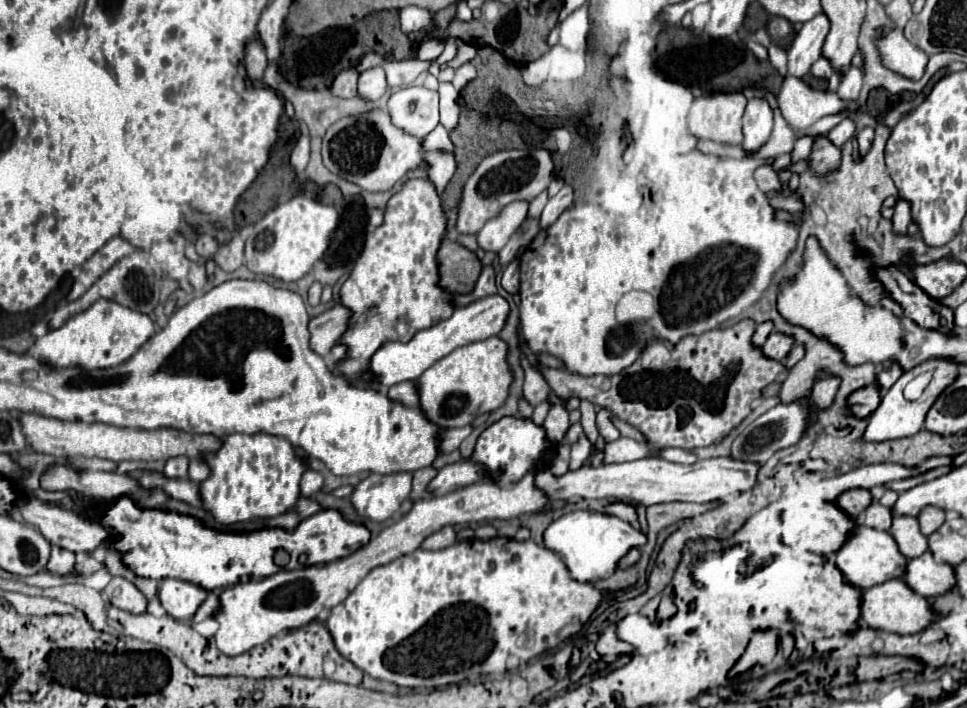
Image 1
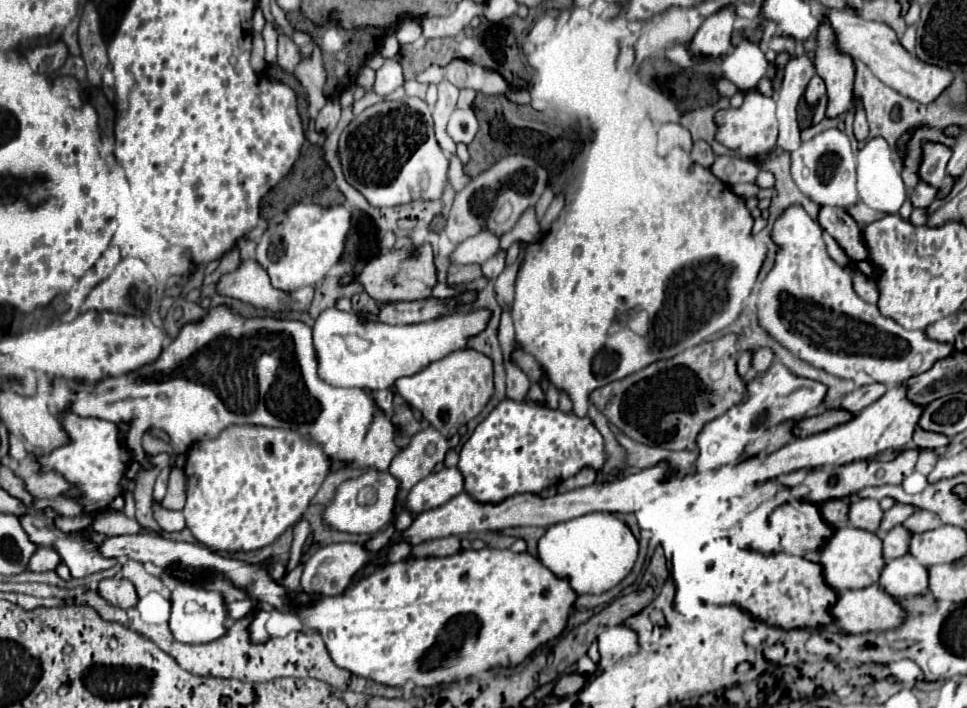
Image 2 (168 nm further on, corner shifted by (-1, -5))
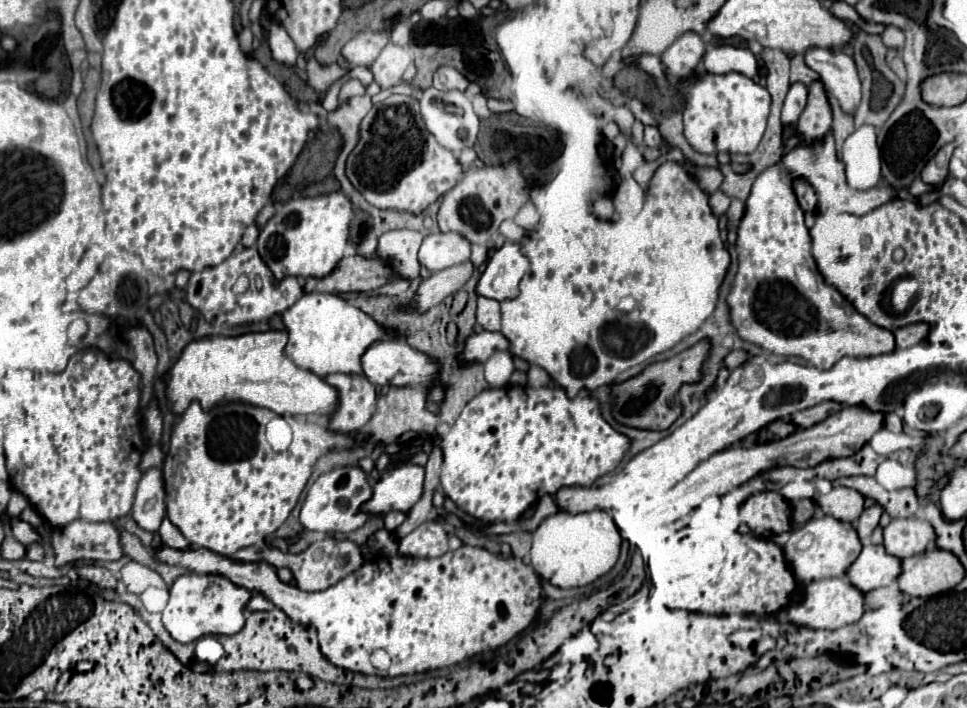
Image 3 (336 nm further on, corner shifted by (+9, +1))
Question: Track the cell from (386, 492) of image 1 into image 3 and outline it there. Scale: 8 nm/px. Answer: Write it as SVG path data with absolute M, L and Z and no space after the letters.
M344 466L334 468L322 476L306 490L306 498L300 510L300 522L306 530L320 530L320 532L352 532L364 526L366 516L358 512L358 504L370 498L370 484L366 474L358 466Z

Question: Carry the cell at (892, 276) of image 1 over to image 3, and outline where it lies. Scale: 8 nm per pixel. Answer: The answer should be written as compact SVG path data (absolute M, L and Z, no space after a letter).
M796 178L792 182L792 186L794 186L794 194L798 198L800 208L804 212L814 212L814 208L816 208L816 194L814 194L812 186L808 184L808 180L806 178Z

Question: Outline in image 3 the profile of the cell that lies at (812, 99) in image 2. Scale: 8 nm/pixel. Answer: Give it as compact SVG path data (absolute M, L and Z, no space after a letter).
M796 82L790 86L790 92L784 100L784 108L782 108L782 116L780 116L780 122L784 128L798 122L804 106L806 106L806 98L808 98L808 88L804 84Z

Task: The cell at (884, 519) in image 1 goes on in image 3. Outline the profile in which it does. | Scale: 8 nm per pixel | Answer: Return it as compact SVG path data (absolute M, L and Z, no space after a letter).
M836 486L828 494L814 494L812 500L818 506L816 515L814 515L816 518L818 516L834 516L840 522L854 522L854 520L858 520L858 516L864 510L864 496L860 492L856 492L856 490L852 490L852 488L846 488L846 486Z

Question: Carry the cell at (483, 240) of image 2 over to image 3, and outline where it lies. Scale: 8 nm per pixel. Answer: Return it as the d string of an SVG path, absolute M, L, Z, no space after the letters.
M456 232L428 234L418 250L418 262L430 272L440 272L454 264L470 260L470 242Z

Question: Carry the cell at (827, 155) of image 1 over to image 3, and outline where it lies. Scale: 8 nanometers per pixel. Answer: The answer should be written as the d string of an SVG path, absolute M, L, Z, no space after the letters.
M828 133L826 140L820 140L812 146L804 146L798 144L790 154L784 156L786 160L786 174L788 178L794 178L794 176L806 176L806 180L810 180L816 196L818 196L818 208L834 208L836 212L848 212L848 214L856 214L856 216L862 216L866 212L872 212L874 208L882 206L882 204L888 204L892 200L896 200L896 194L898 190L896 188L890 188L890 186L882 186L882 188L870 188L866 192L860 192L860 190L852 190L848 184L846 184L846 178L844 178L844 172L842 172L842 162L838 160L836 156L836 148L834 148L834 138Z

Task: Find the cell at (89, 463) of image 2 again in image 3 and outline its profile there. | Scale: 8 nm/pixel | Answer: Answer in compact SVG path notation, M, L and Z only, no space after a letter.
M76 354L70 358L68 366L60 374L40 374L34 376L30 370L22 372L20 388L16 392L16 398L24 410L22 420L8 422L4 426L4 456L6 456L6 468L10 476L10 484L16 492L28 498L28 502L40 512L40 516L50 524L52 530L64 528L74 520L90 520L90 522L114 522L122 520L130 514L132 502L134 502L134 492L138 486L138 480L142 478L140 470L140 458L146 450L146 444L142 440L142 428L140 428L140 374L132 368L132 364L124 358L112 358L108 354L98 354L98 362L92 368L82 366L82 354Z

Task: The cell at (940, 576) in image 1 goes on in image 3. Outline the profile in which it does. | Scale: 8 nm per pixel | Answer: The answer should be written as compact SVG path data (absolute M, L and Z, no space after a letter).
M864 544L858 558L846 570L850 584L862 594L878 586L892 584L894 576L898 576L898 560L894 560L894 556L886 556L886 550L874 544Z

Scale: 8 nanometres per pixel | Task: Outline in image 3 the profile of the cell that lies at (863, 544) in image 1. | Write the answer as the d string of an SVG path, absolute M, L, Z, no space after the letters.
M814 516L802 528L792 530L790 540L782 546L782 552L794 578L800 584L806 584L806 580L842 576L842 572L846 572L846 568L850 566L850 560L858 556L858 548L862 548L862 544L850 522L840 522L832 516Z

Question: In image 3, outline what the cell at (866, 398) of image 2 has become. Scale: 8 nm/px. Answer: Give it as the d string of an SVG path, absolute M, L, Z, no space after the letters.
M822 402L814 408L806 408L802 412L796 412L790 416L790 422L798 428L810 428L822 420L826 420L830 414L838 412L838 404L830 404L830 402Z

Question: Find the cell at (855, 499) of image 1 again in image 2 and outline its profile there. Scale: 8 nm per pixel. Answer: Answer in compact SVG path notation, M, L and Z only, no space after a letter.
M832 500L820 506L820 512L824 520L830 526L848 526L848 512L850 512L850 502L848 500Z

